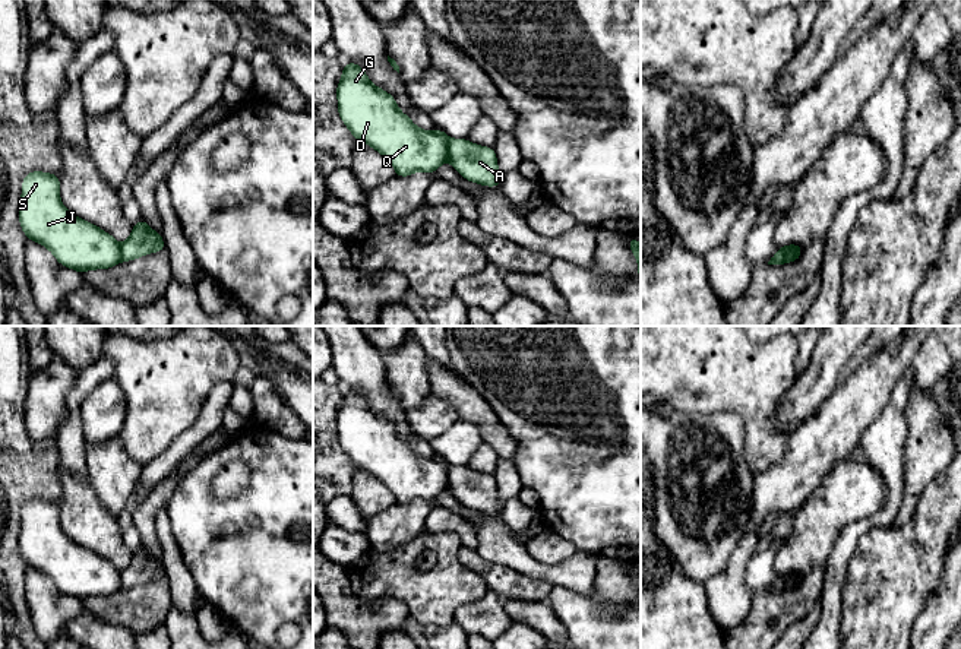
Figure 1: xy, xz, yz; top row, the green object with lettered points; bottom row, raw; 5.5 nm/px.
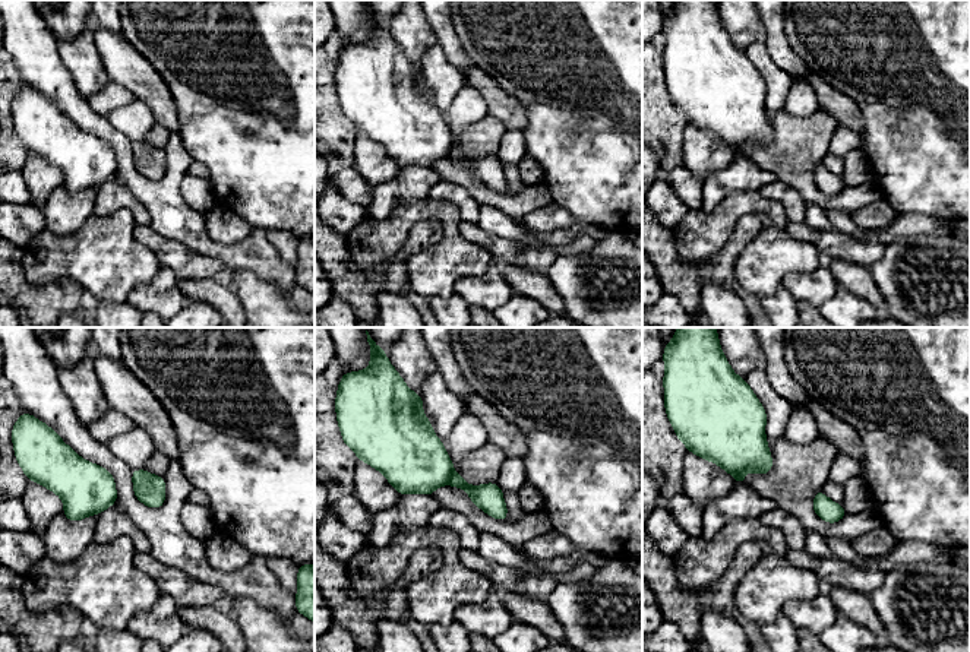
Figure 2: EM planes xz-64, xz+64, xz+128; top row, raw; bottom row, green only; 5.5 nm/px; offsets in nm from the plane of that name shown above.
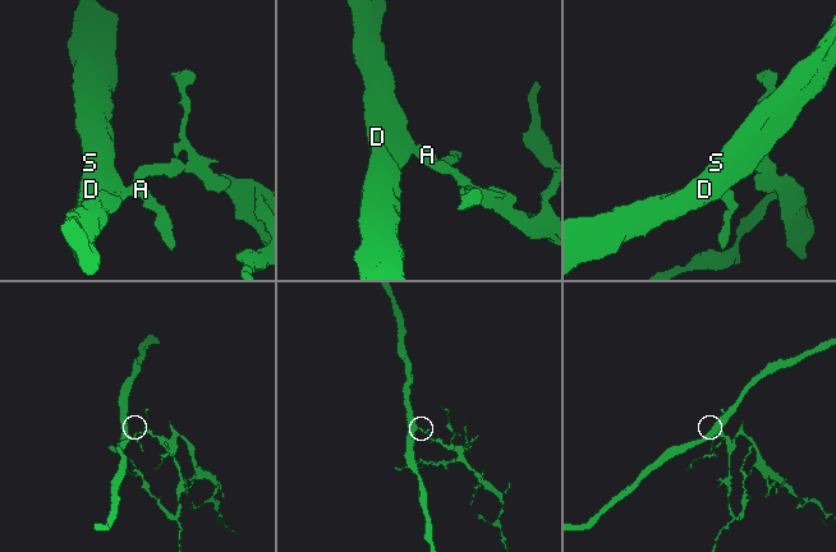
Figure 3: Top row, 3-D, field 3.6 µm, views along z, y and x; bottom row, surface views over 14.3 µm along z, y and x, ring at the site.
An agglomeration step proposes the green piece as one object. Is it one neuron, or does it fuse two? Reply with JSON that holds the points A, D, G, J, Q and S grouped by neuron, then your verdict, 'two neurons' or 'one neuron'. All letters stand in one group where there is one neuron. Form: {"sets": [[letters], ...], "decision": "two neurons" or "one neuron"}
{"sets": [["A"], ["D", "G", "J", "Q", "S"]], "decision": "two neurons"}

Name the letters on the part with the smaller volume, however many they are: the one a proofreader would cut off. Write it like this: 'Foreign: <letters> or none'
Foreign: A

